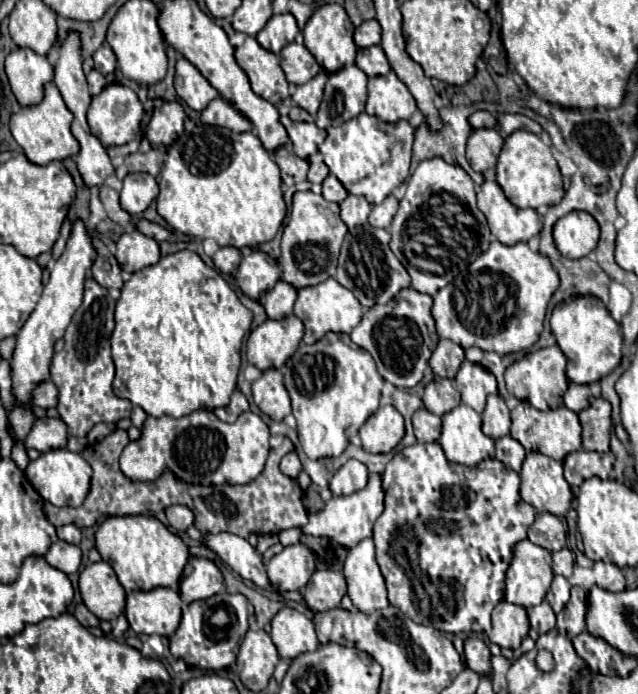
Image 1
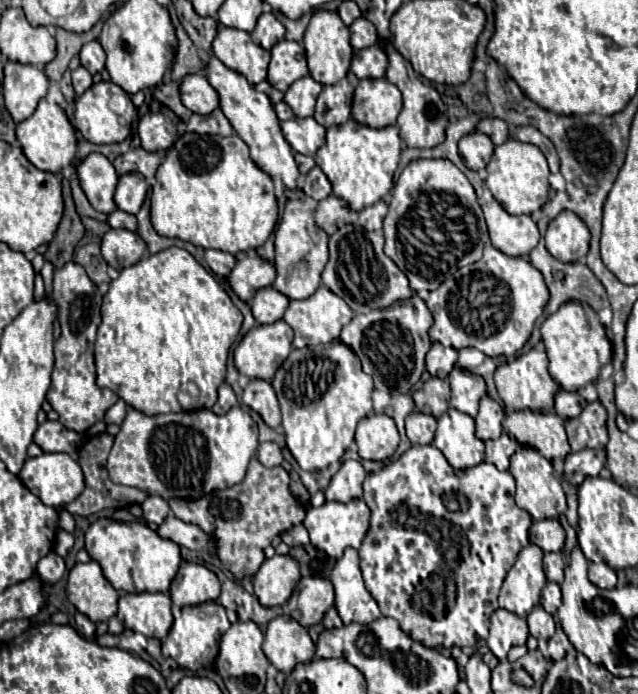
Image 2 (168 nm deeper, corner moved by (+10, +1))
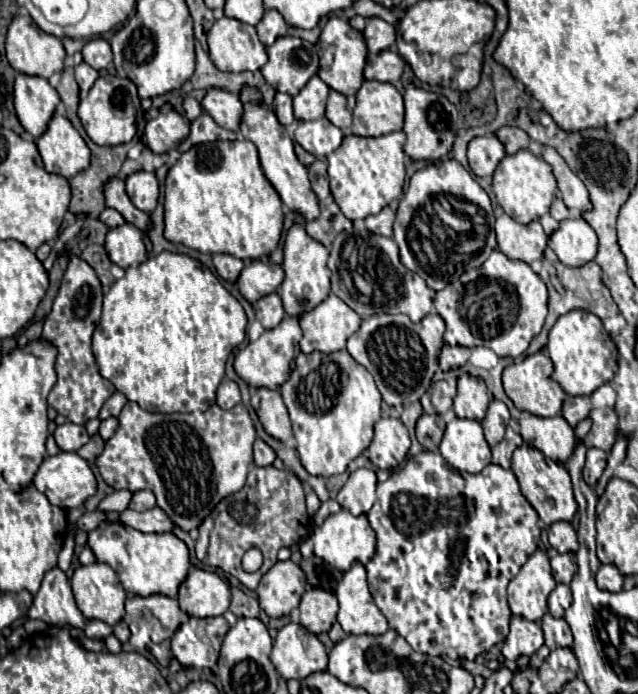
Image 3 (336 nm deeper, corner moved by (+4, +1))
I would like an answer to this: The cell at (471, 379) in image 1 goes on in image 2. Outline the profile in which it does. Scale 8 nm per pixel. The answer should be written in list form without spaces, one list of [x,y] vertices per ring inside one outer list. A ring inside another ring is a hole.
[[[454,368],[448,378],[452,388],[452,400],[450,400],[452,408],[474,418],[478,412],[478,402],[486,394],[484,378],[460,368]]]

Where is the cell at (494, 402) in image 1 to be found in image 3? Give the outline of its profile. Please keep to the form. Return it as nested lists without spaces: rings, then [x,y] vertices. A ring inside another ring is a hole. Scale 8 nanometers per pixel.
[[[492,400],[486,412],[486,418],[482,420],[482,428],[484,428],[484,436],[486,442],[490,446],[498,444],[504,438],[504,430],[510,424],[510,410],[504,402],[500,400]]]

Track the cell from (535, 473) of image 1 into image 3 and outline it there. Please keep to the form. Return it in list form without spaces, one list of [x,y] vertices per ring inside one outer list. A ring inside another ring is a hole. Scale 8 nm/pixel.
[[[522,444],[520,448],[516,448],[516,452],[512,456],[512,472],[516,474],[516,478],[520,482],[522,496],[532,504],[532,508],[538,512],[540,520],[546,526],[550,526],[552,522],[558,522],[558,520],[572,520],[578,504],[572,494],[570,476],[562,464],[552,462],[552,460],[546,462],[546,458],[540,450],[536,450],[528,444]]]

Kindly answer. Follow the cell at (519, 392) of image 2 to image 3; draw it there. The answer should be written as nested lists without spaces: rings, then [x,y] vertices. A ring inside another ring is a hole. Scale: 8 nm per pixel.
[[[536,352],[532,356],[526,356],[522,362],[512,364],[504,370],[502,382],[506,396],[514,402],[514,406],[520,412],[530,412],[534,416],[558,416],[566,392],[560,388],[556,380],[552,380],[552,372],[554,372],[554,364],[546,352]]]

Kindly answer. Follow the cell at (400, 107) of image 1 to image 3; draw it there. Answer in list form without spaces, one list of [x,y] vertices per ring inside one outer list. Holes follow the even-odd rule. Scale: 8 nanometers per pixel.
[[[364,80],[356,92],[354,122],[350,132],[356,136],[382,136],[402,130],[404,102],[398,86],[390,82]]]

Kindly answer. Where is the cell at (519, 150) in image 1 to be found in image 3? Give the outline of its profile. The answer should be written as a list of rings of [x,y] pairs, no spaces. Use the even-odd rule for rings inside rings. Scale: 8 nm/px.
[[[518,150],[512,156],[504,156],[494,172],[492,192],[496,196],[496,202],[504,208],[504,212],[520,224],[528,224],[532,220],[538,220],[550,210],[550,204],[556,196],[556,178],[552,174],[552,168],[542,158],[534,156],[528,150]]]

